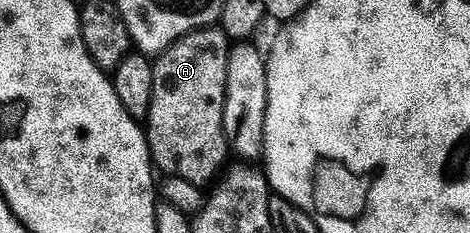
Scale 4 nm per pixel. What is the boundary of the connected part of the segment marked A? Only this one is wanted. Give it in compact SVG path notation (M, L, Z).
M219 26L204 28L198 32L187 34L182 40L177 40L165 52L156 57L153 69L155 70L155 94L151 94L151 110L147 121L147 135L149 138L149 153L153 159L154 169L158 173L165 172L166 177L187 178L187 182L209 186L222 175L223 169L230 163L231 153L229 143L223 130L223 108L227 106L227 62L229 61L229 50L231 41L228 34Z

